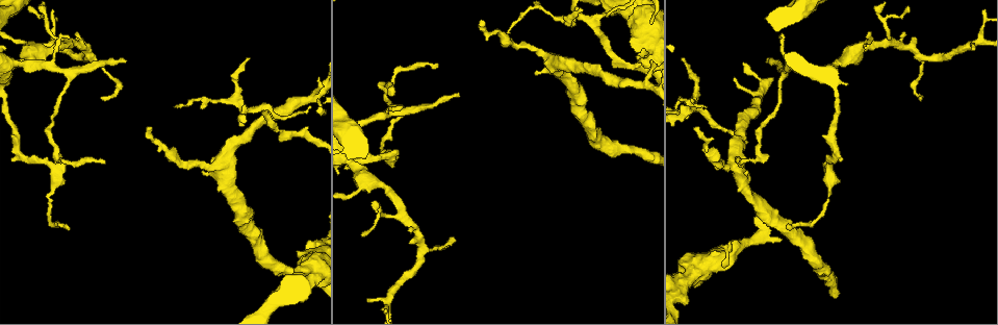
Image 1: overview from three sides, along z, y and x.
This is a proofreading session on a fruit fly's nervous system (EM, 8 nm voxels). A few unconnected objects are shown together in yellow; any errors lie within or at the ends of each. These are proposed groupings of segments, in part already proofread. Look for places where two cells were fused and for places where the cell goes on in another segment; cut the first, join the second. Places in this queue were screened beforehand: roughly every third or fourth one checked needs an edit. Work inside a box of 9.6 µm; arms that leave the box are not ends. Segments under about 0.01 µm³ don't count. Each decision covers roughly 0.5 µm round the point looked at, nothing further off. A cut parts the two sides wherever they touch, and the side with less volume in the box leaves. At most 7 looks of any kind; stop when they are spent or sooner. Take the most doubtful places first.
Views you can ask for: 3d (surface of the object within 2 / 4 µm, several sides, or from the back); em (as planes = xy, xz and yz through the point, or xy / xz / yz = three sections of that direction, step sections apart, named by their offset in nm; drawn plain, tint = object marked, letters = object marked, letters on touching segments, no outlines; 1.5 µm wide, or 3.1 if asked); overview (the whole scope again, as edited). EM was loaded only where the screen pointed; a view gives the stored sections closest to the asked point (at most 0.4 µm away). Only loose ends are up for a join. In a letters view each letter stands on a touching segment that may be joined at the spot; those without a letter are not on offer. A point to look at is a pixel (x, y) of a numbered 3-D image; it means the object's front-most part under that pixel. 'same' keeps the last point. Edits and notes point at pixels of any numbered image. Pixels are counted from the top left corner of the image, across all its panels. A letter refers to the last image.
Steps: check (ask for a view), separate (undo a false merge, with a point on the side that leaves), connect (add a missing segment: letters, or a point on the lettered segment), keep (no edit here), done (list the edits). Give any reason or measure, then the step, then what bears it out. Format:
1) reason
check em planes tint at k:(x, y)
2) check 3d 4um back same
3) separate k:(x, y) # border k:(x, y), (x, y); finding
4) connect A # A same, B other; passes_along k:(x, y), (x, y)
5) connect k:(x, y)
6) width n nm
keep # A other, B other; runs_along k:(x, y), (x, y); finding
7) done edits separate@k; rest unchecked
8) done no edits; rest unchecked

tapers out
check em xz step 8 tint at 1:(681, 59)

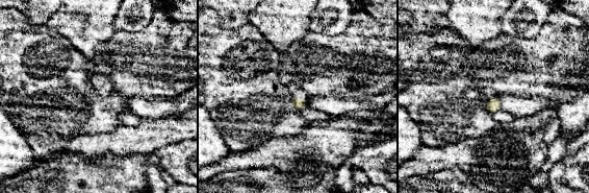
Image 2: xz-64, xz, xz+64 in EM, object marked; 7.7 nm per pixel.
check em xz step 8 letters same

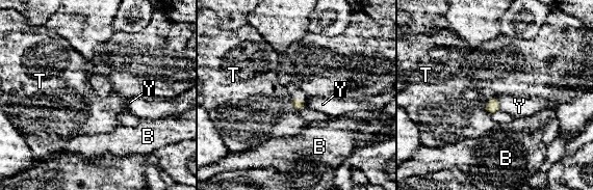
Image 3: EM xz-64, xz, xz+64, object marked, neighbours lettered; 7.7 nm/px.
keep # B other, T other, Y other; border 3:(485, 102), (485, 109), (490, 114); no lettered segment goes on from it

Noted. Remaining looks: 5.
free end
check 3d 2um back at 1:(104, 163)

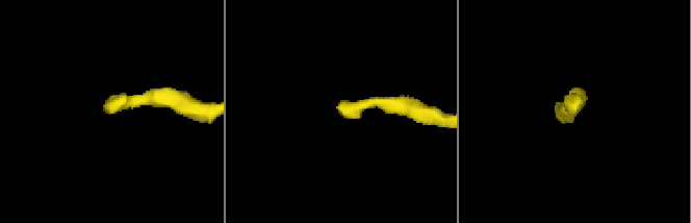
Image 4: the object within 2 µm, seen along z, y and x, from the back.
now the EM
check em yz step 8 letters at 4:(106, 106)

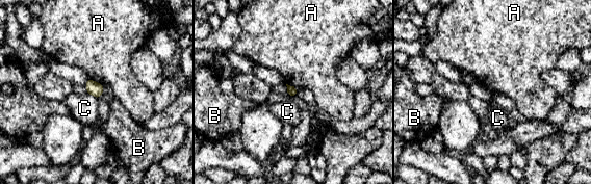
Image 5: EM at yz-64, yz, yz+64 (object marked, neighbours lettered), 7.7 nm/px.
keep # A other, B other, C other; border 5:(88, 77), (104, 85); none of them fits

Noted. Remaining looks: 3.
thin end
check em xy step 8 letters at 1:(481, 19)

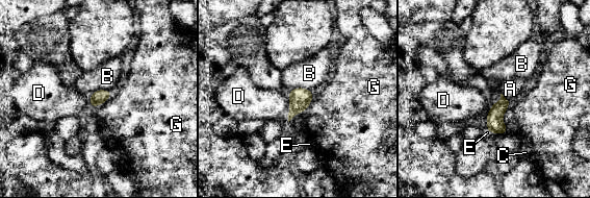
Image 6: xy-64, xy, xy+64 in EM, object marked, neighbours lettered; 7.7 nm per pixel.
width 110 nm
keep # A other, B other, C other, D other, E other, G other; border 6:(111, 92), (96, 90), (88, 98); none of them fits

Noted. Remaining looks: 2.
done no edits; rest unchecked

